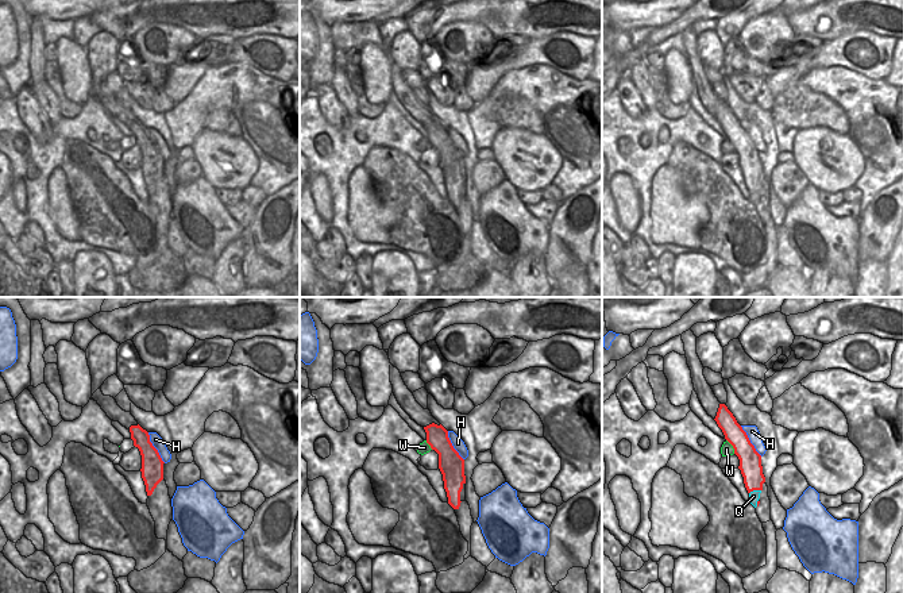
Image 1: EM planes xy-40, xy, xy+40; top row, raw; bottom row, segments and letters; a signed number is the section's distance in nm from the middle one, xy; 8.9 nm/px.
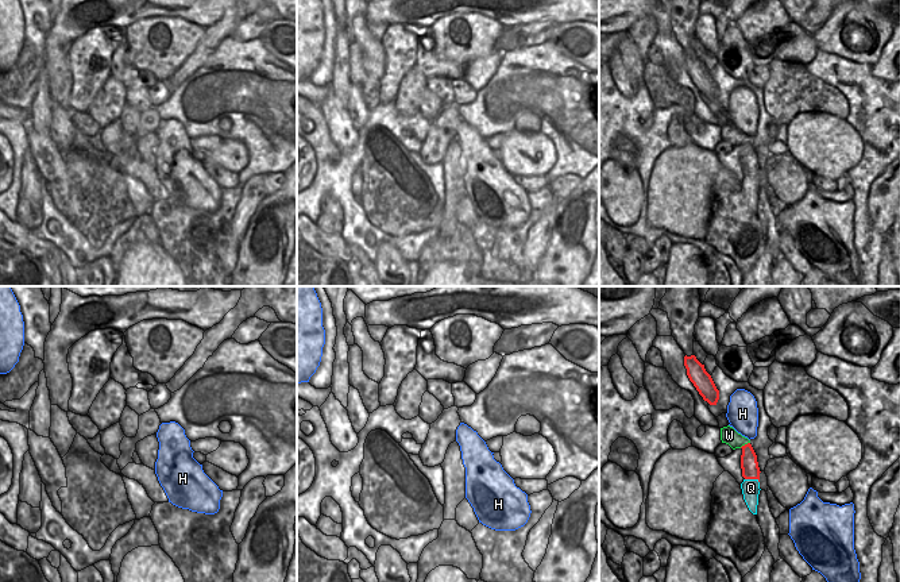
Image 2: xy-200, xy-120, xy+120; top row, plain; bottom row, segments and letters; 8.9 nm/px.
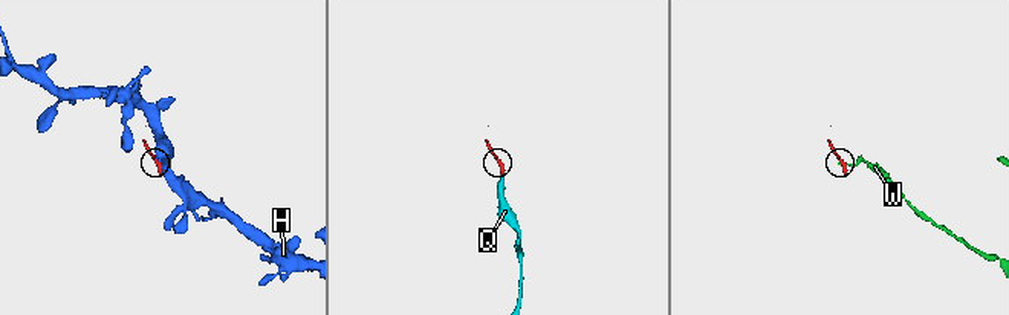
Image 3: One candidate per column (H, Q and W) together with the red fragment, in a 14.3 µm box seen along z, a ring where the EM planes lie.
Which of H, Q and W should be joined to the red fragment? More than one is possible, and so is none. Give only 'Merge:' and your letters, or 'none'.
Merge: Q

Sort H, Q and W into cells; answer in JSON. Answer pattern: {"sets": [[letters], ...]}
{"sets": [["H"], ["Q"], ["W"]]}

